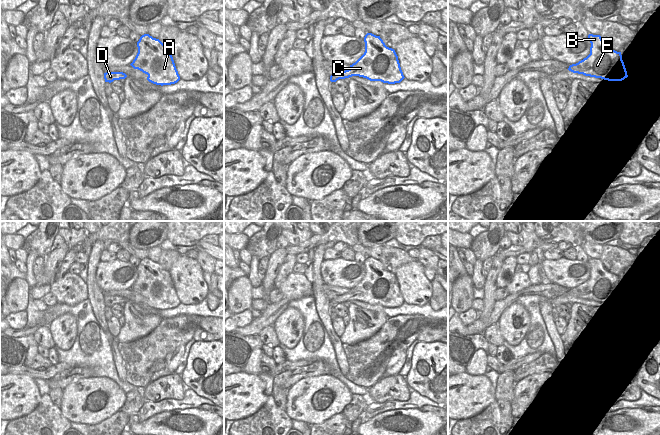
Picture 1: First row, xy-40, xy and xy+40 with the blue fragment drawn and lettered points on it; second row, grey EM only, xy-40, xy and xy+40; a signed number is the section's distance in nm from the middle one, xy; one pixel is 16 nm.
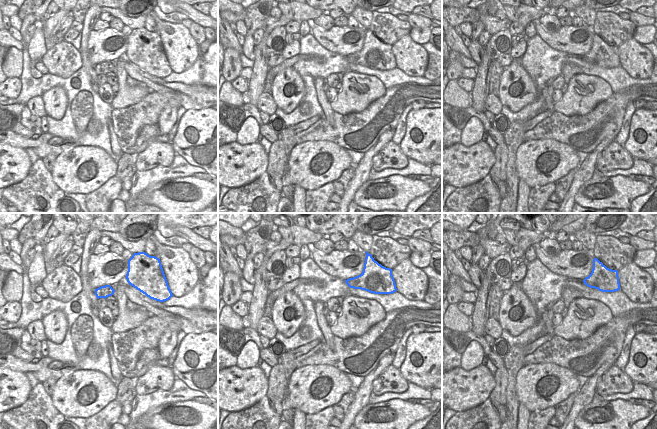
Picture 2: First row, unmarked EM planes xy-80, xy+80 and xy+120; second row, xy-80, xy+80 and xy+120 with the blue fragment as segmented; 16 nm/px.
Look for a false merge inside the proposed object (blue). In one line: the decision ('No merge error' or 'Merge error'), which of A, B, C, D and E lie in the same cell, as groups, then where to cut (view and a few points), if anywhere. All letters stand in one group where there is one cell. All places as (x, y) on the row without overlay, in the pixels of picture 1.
Merge error. Groups: A B C E / D. Split along xy (353, 289), (350, 300)

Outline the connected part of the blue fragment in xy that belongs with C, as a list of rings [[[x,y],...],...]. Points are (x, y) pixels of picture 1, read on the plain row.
[[[367,257],[364,261],[365,276],[352,289],[352,300],[359,300],[370,305],[400,307],[405,301],[394,273],[385,269],[380,260]]]

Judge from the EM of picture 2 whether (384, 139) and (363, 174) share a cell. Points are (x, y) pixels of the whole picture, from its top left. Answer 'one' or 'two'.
one

